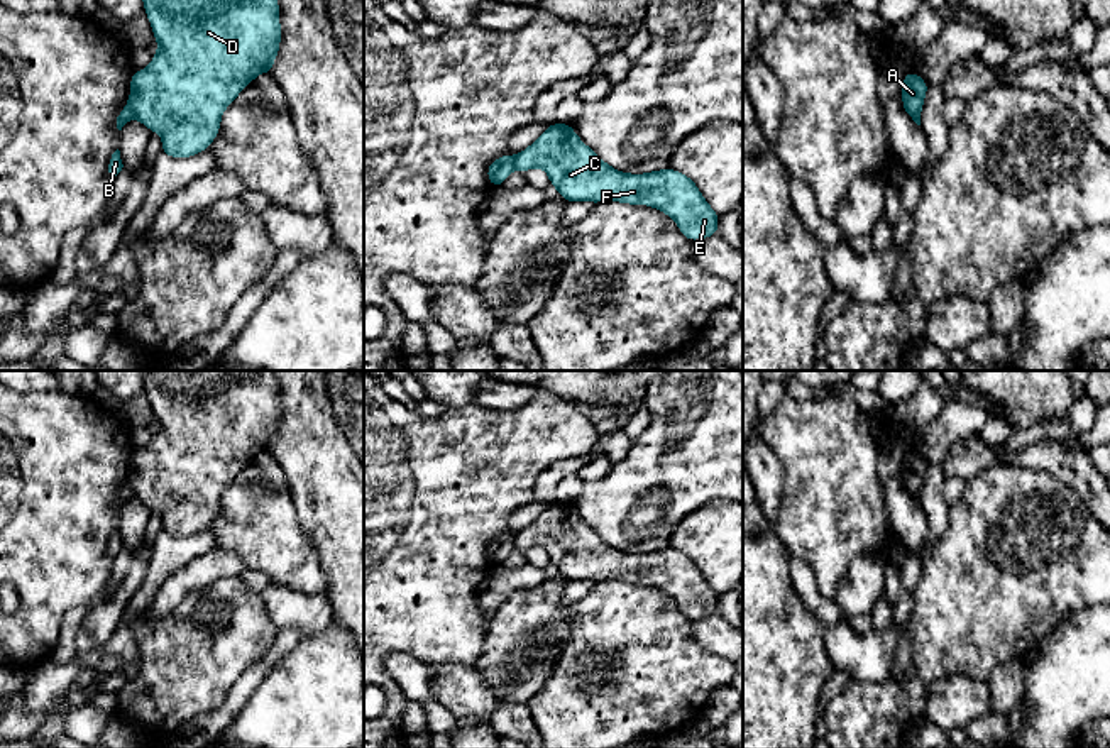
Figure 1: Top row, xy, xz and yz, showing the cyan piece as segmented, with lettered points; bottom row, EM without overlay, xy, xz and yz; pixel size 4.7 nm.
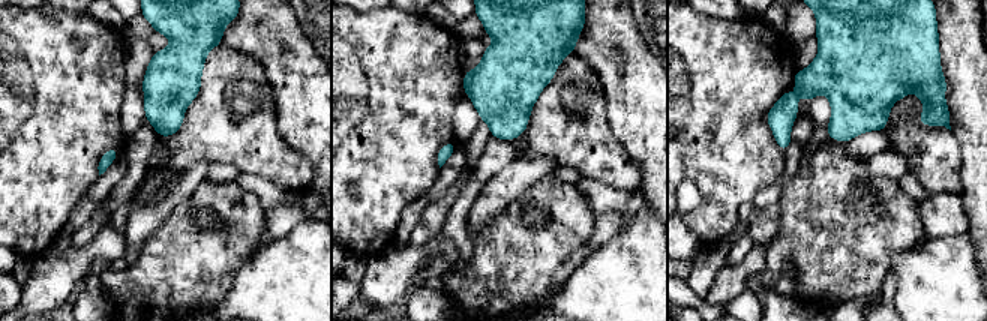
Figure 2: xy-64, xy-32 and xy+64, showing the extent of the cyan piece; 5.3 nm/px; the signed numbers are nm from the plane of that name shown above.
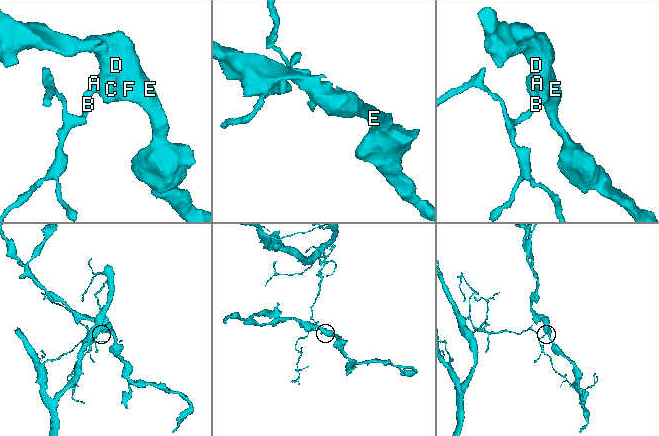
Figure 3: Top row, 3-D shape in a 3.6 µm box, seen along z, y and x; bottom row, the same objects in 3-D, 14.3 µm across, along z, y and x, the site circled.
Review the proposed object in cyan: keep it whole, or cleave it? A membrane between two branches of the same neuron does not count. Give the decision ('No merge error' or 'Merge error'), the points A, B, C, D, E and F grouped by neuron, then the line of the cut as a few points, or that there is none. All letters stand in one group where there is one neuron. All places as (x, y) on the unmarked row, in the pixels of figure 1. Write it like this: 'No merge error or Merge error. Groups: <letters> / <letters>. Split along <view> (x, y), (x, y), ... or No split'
Merge error. Groups: A C D E F / B. Split along xy (127, 484), (134, 494)

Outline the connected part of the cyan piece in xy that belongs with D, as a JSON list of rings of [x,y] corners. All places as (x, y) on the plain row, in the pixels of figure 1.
[[[140,371],[159,428],[146,448],[134,450],[127,486],[162,518],[162,533],[184,538],[206,530],[220,511],[222,492],[261,452],[272,452],[281,421],[274,371]]]

